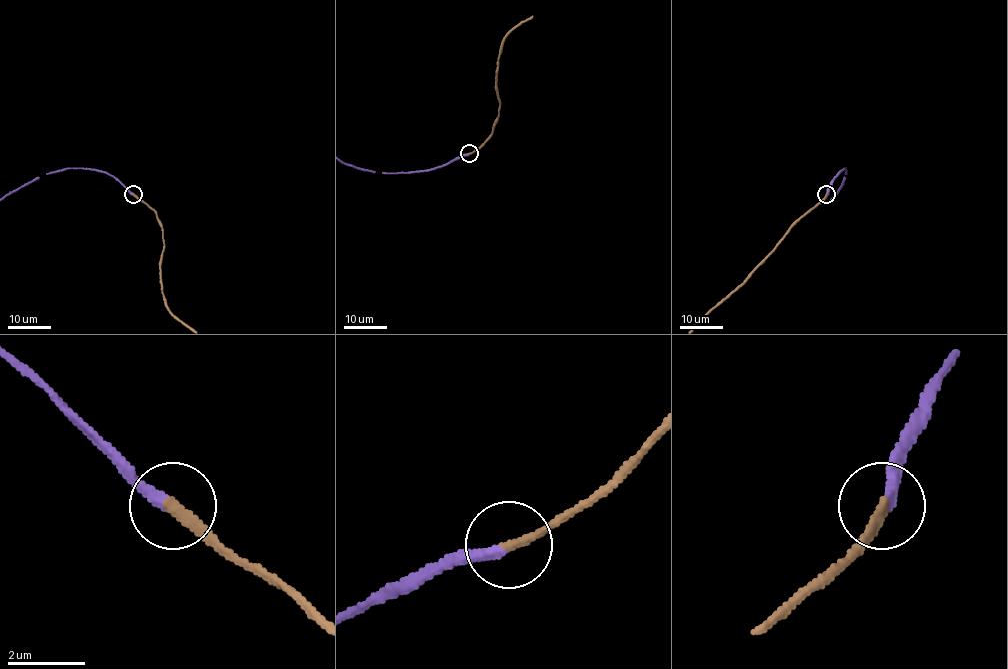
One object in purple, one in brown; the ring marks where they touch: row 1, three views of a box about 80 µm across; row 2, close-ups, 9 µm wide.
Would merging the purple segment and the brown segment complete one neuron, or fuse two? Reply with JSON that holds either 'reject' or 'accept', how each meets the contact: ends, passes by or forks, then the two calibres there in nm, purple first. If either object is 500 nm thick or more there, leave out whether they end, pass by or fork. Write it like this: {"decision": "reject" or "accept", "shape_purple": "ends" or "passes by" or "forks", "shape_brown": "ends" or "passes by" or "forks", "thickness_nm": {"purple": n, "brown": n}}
{"decision": "accept", "shape_purple": "ends", "shape_brown": "ends", "thickness_nm": {"purple": 300, "brown": 280}}

